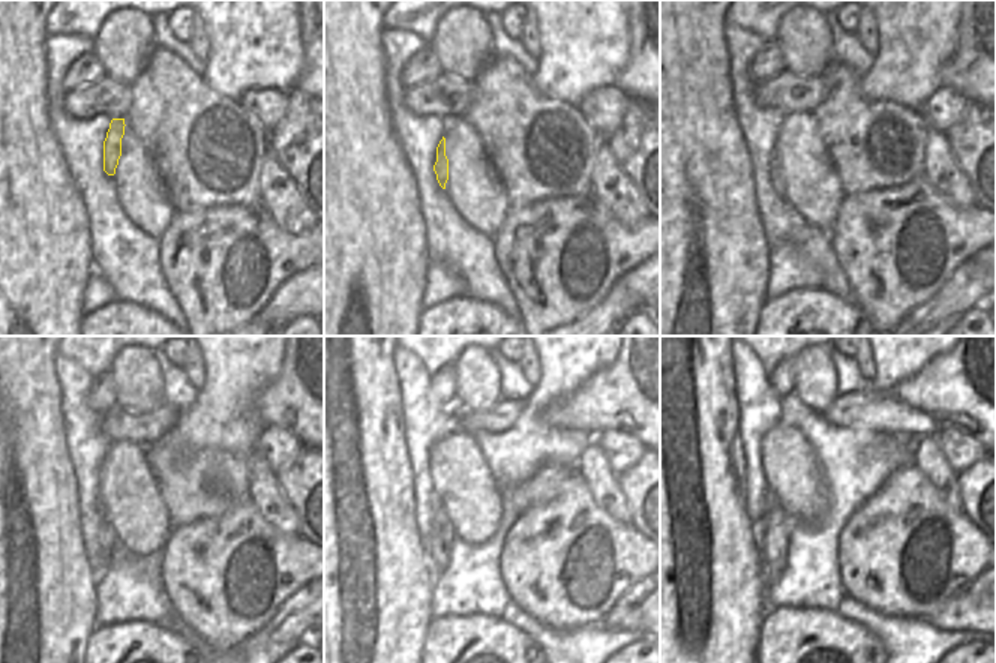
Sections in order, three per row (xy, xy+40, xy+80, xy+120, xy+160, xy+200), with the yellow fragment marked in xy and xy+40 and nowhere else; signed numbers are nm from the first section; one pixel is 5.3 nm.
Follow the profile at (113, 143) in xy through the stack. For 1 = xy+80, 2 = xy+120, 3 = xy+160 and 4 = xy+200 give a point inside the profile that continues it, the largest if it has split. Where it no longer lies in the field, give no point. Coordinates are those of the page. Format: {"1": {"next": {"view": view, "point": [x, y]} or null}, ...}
{"1": {"next": {"view": "xy+80", "point": [774, 168]}}, "2": {"next": {"view": "xy+120", "point": [108, 540]}}, "3": {"next": {"view": "xy+160", "point": [441, 533]}}, "4": {"next": {"view": "xy+200", "point": [777, 534]}}}

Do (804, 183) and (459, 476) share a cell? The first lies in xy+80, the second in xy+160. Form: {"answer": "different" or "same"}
{"answer": "same"}

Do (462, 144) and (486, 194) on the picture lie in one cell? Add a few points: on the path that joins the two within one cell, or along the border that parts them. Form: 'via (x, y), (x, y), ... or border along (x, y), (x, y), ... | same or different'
via (467, 156), (474, 182) | same

